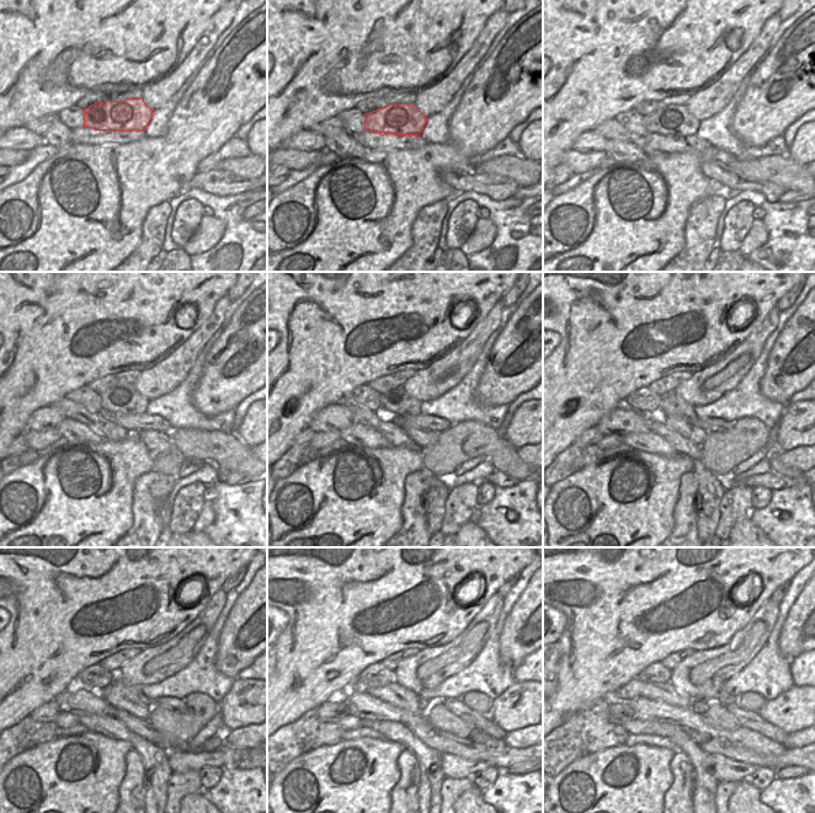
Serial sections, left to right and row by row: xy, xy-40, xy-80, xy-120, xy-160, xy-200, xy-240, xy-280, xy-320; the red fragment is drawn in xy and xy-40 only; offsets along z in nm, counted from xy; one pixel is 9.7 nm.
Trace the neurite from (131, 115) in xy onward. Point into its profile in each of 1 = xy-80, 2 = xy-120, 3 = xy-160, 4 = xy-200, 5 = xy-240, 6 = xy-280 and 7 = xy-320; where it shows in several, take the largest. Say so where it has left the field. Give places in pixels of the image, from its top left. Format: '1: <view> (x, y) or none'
1: xy-80 (672, 121)
2: xy-120 (122, 399)
3: xy-160 (397, 402)
4: xy-200 (671, 404)
5: xy-240 (138, 689)
6: xy-280 (424, 705)
7: xy-320 (699, 706)

